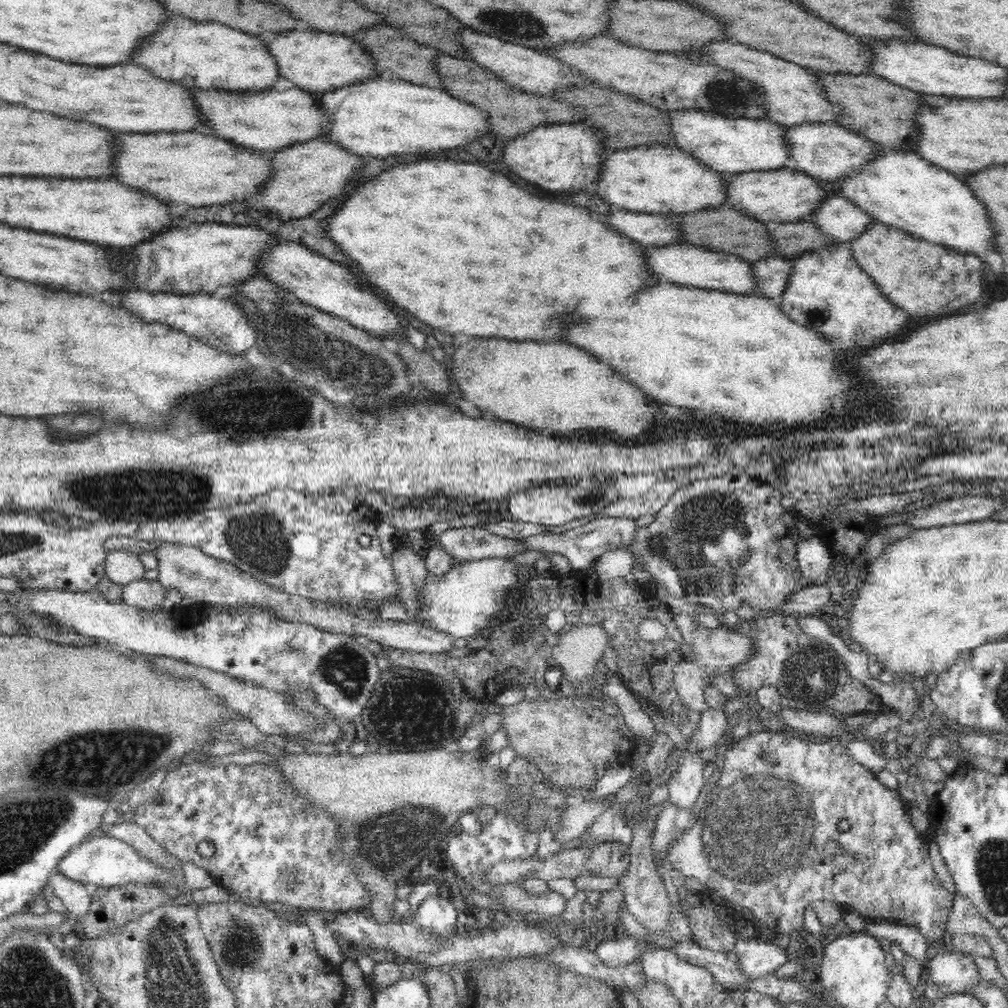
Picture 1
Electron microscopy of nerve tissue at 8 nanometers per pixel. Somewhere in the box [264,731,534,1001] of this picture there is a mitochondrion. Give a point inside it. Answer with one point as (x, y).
(405, 825)

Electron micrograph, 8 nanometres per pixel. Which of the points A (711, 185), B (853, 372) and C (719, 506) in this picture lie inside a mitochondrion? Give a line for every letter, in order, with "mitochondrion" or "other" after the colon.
A: other
B: other
C: mitochondrion

